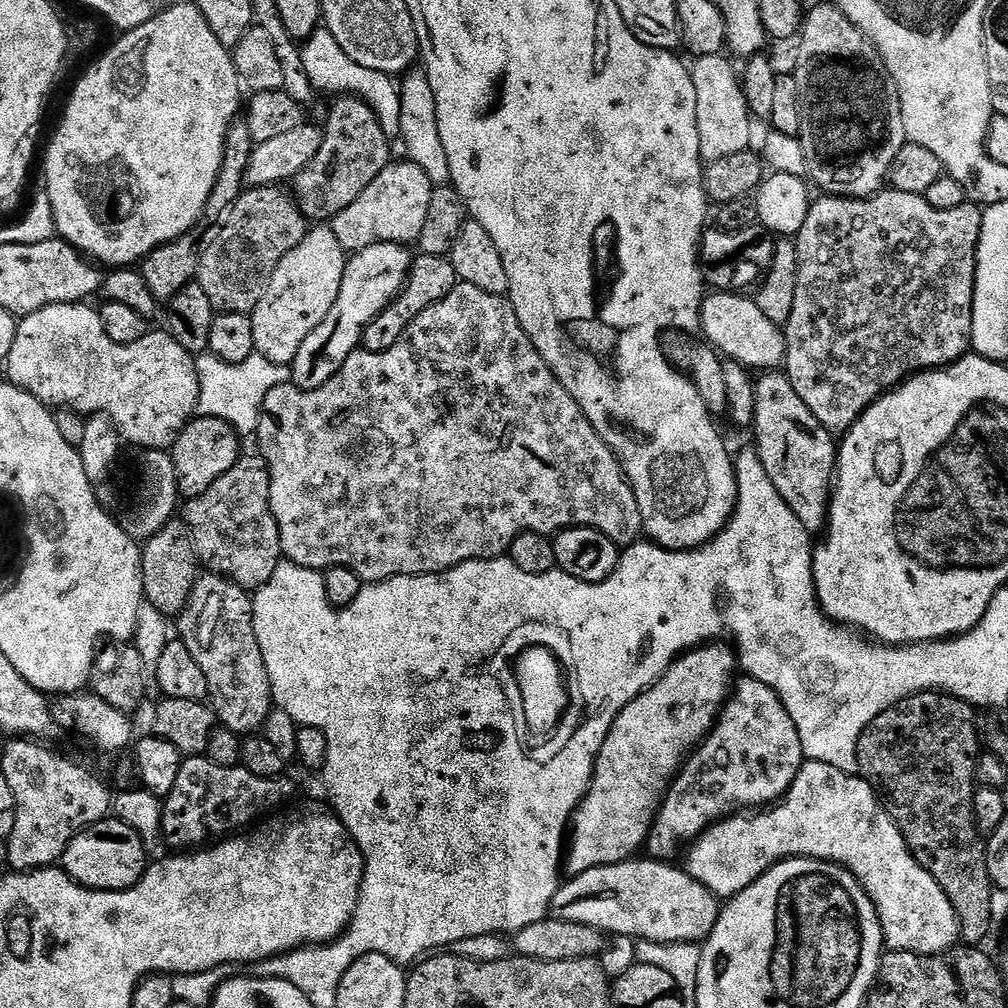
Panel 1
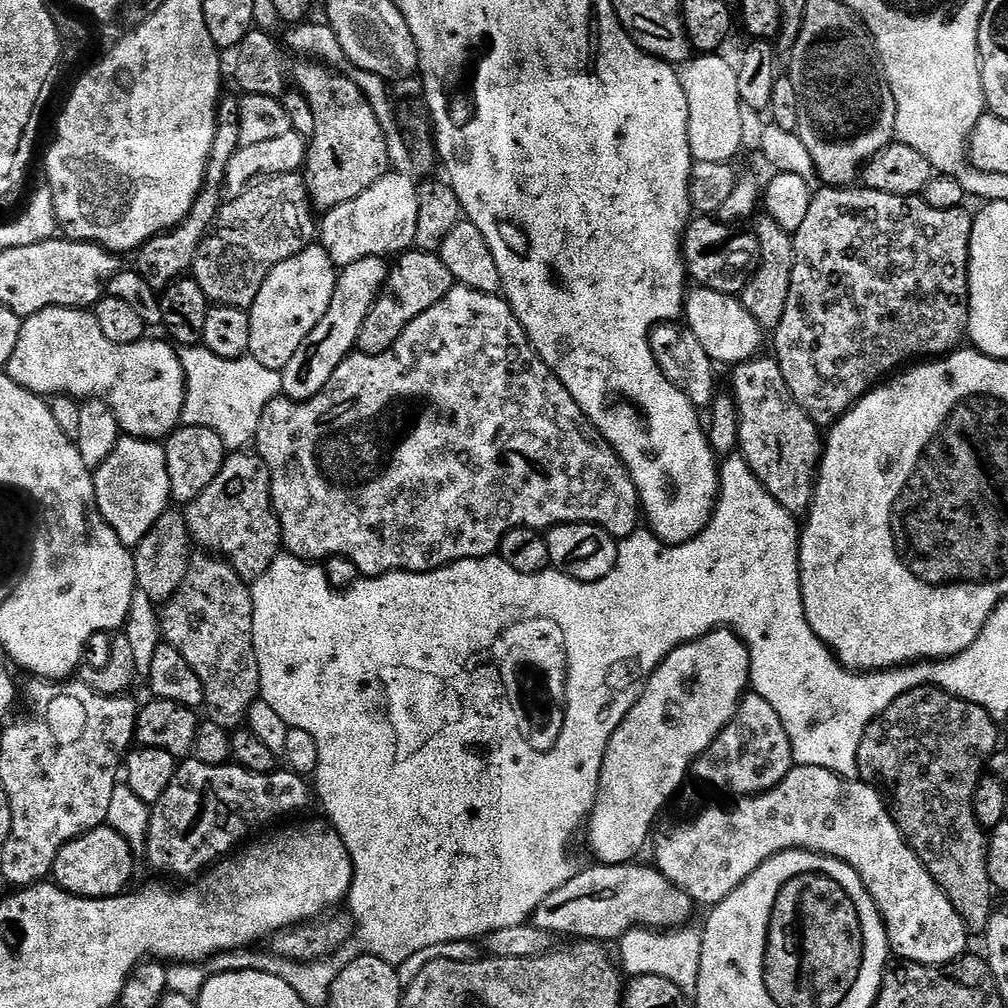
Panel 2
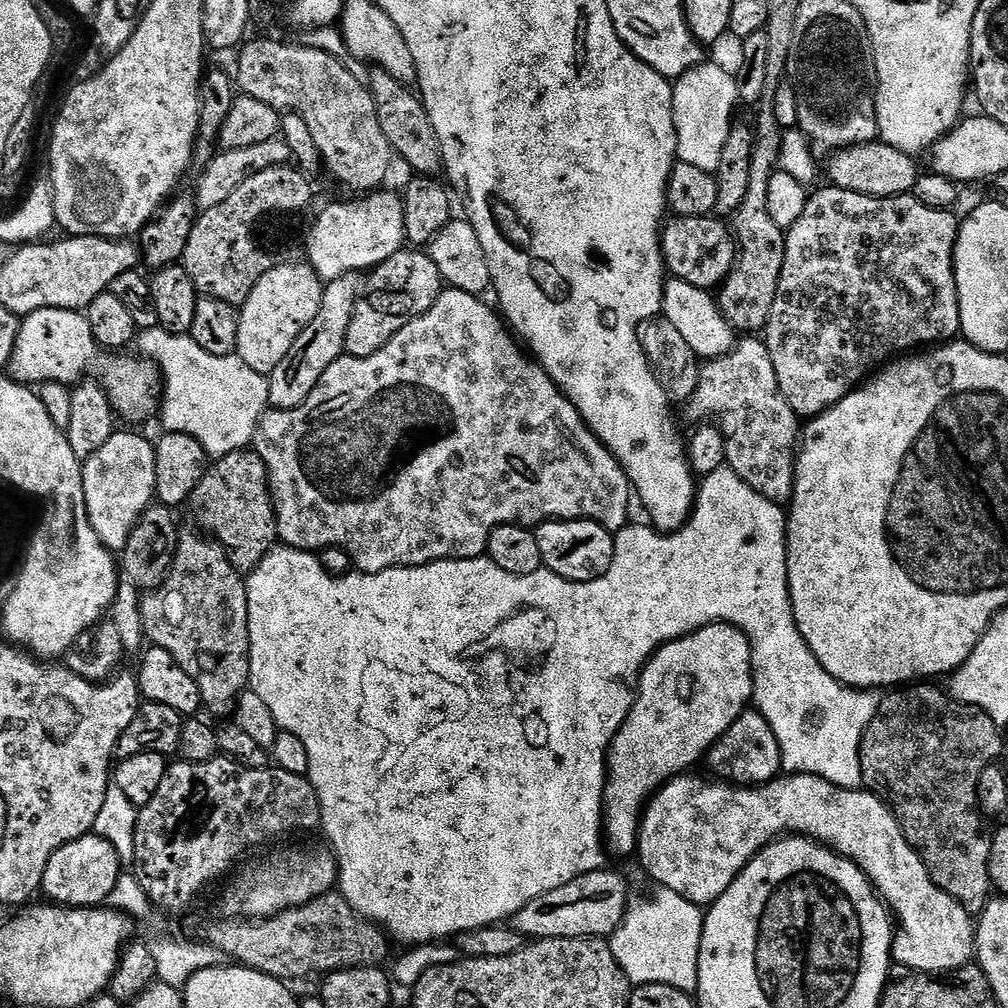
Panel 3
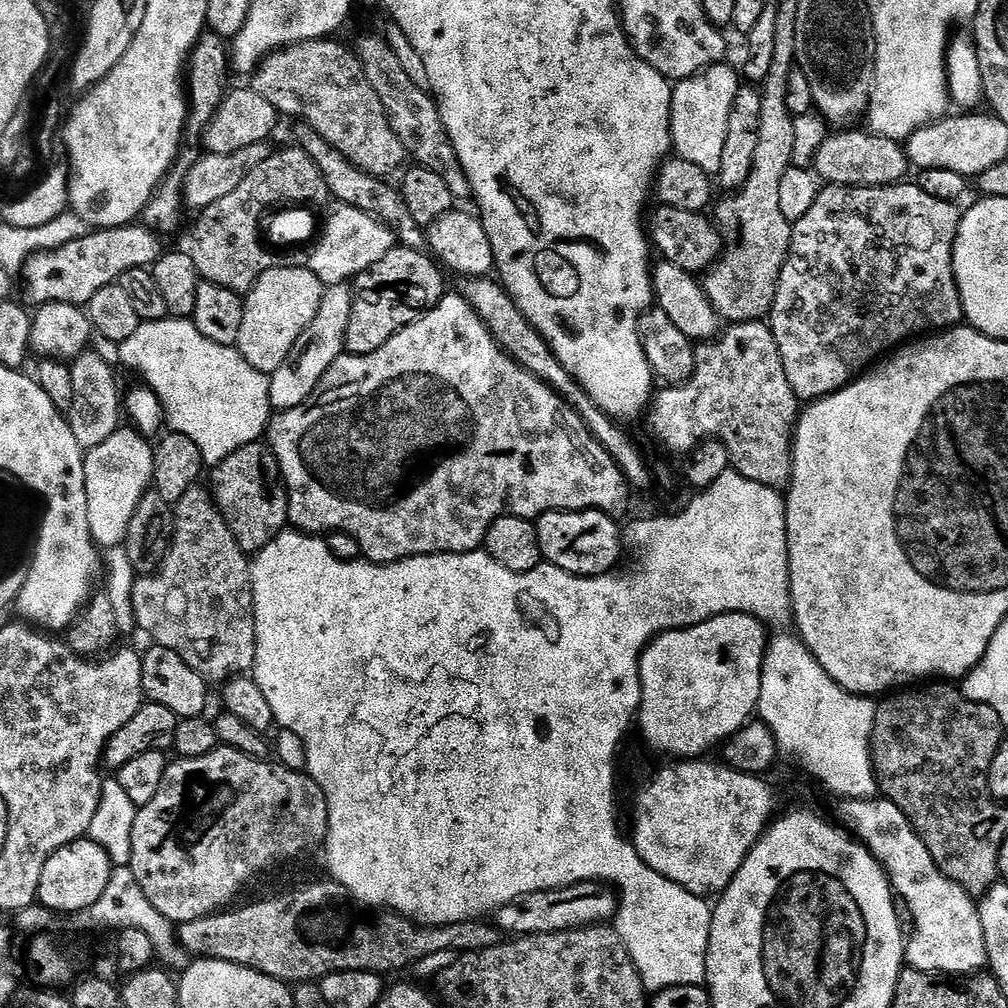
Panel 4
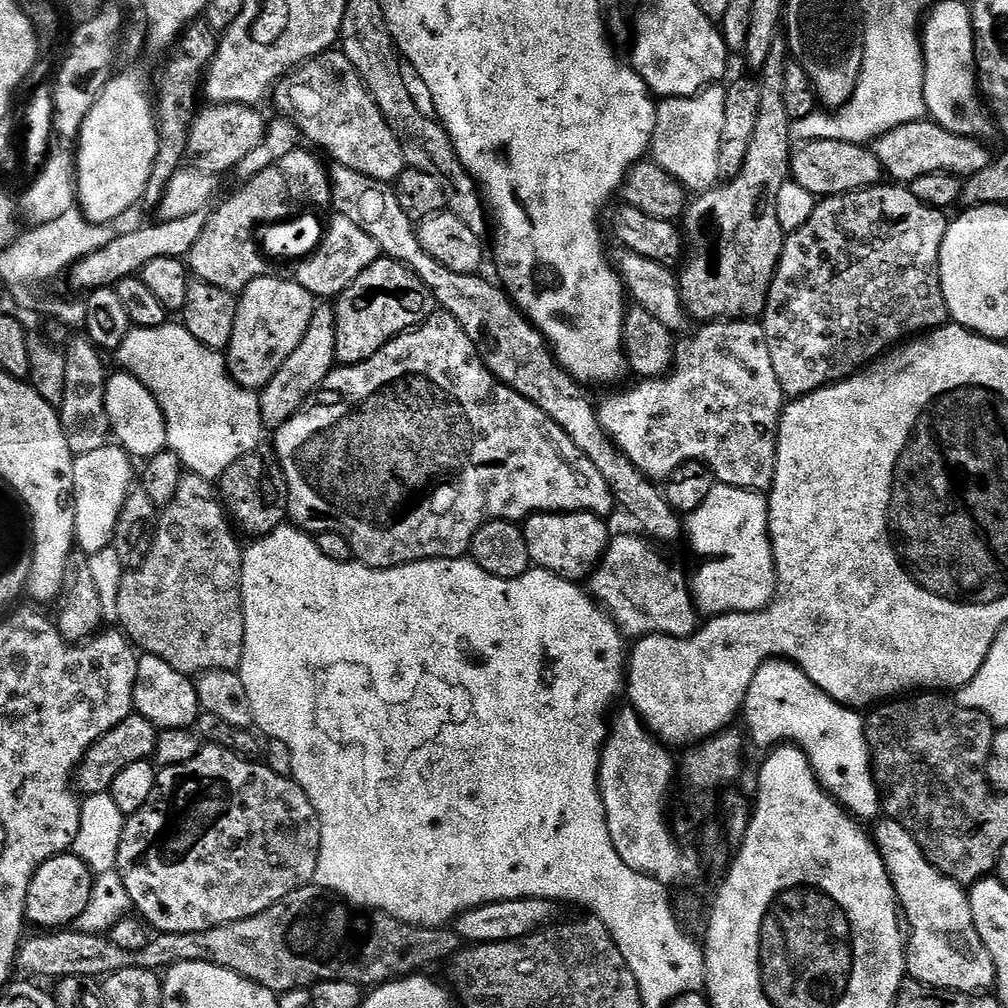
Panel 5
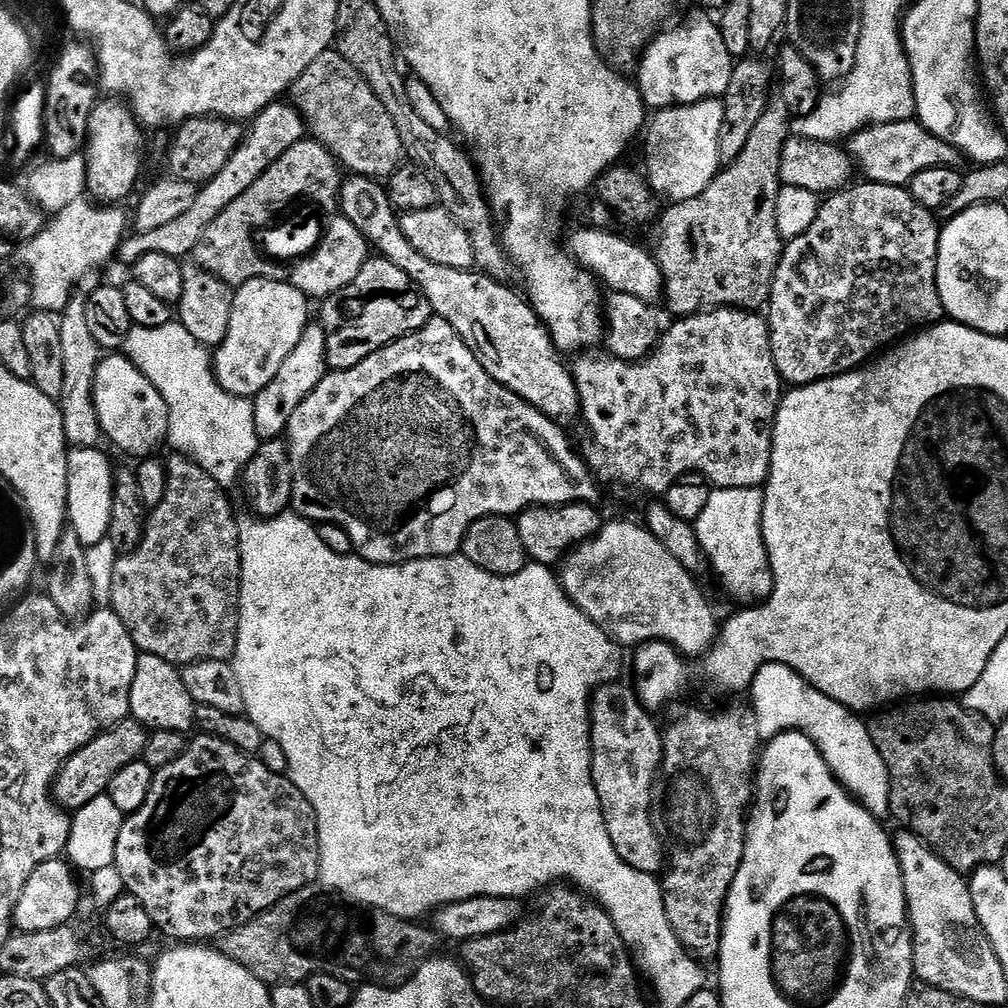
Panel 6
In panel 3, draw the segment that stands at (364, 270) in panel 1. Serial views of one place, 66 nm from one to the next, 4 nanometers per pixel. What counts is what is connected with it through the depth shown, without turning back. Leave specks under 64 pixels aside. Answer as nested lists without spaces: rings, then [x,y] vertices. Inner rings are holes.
[[[349,274],[327,281],[322,306],[314,322],[310,322],[310,326],[302,330],[290,354],[286,354],[286,358],[282,358],[282,362],[278,362],[276,369],[268,376],[268,402],[273,409],[297,408],[299,404],[306,402],[306,398],[310,398],[310,394],[318,386],[322,374],[326,374],[326,370],[338,357],[345,355],[346,330],[350,326],[350,318],[354,314],[354,306],[362,288],[361,281],[356,279],[355,275]]]

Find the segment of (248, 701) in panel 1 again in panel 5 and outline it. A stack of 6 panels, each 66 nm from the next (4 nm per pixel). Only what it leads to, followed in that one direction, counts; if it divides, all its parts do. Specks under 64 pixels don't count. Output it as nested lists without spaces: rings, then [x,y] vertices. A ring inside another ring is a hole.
[[[193,474],[181,475],[175,494],[159,513],[155,536],[144,561],[125,571],[121,578],[116,620],[124,635],[137,649],[162,657],[185,674],[239,665],[244,653],[244,601],[240,598],[242,544],[236,541],[237,533],[234,528],[232,533],[231,527],[229,513],[218,499],[213,481]]]

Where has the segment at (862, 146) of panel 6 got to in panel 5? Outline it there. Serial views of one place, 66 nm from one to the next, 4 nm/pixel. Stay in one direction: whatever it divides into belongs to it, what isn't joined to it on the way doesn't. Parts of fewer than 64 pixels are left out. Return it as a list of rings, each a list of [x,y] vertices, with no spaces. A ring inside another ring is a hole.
[[[925,118],[903,124],[882,134],[874,141],[874,151],[881,169],[896,180],[911,182],[922,174],[950,172],[953,176],[967,178],[973,176],[982,166],[986,166],[990,153],[983,148],[979,139],[959,136],[946,130],[941,124]]]

